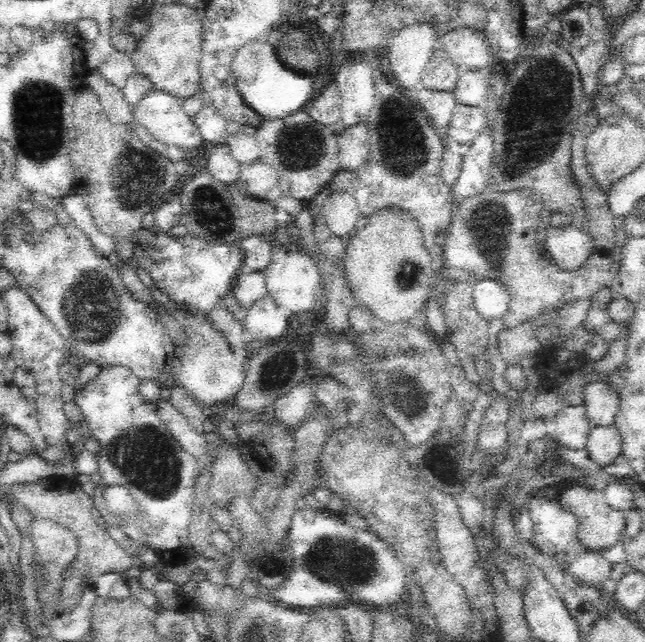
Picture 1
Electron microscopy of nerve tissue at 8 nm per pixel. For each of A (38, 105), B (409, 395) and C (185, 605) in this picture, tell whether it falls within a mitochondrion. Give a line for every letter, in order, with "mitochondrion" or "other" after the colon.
A: mitochondrion
B: mitochondrion
C: other

